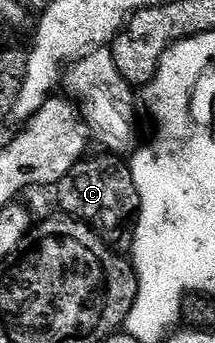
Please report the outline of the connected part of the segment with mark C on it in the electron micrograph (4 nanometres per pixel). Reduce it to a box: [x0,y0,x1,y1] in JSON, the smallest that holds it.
[56,155,142,254]

